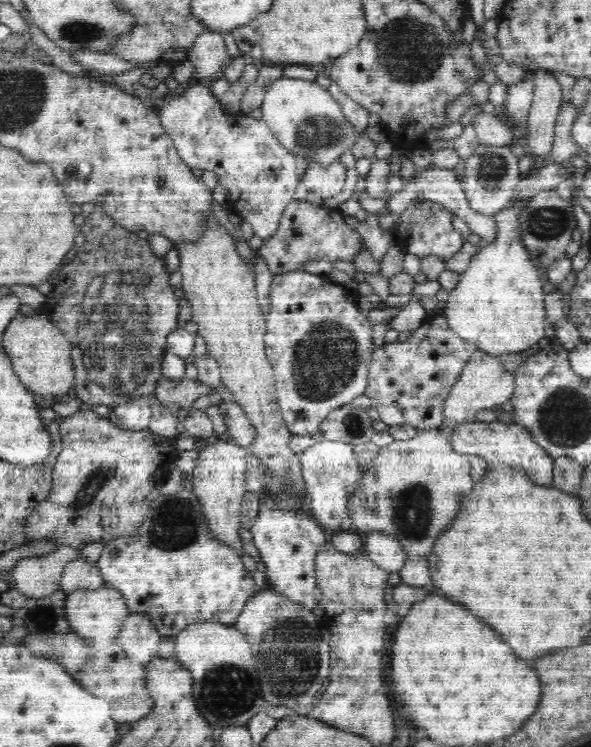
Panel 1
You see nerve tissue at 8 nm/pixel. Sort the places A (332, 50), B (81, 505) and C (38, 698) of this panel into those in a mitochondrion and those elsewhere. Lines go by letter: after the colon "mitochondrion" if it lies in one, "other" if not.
A: other
B: mitochondrion
C: other

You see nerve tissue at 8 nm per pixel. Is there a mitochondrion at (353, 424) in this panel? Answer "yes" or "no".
yes

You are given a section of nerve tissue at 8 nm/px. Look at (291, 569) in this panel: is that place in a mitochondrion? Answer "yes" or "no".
no

